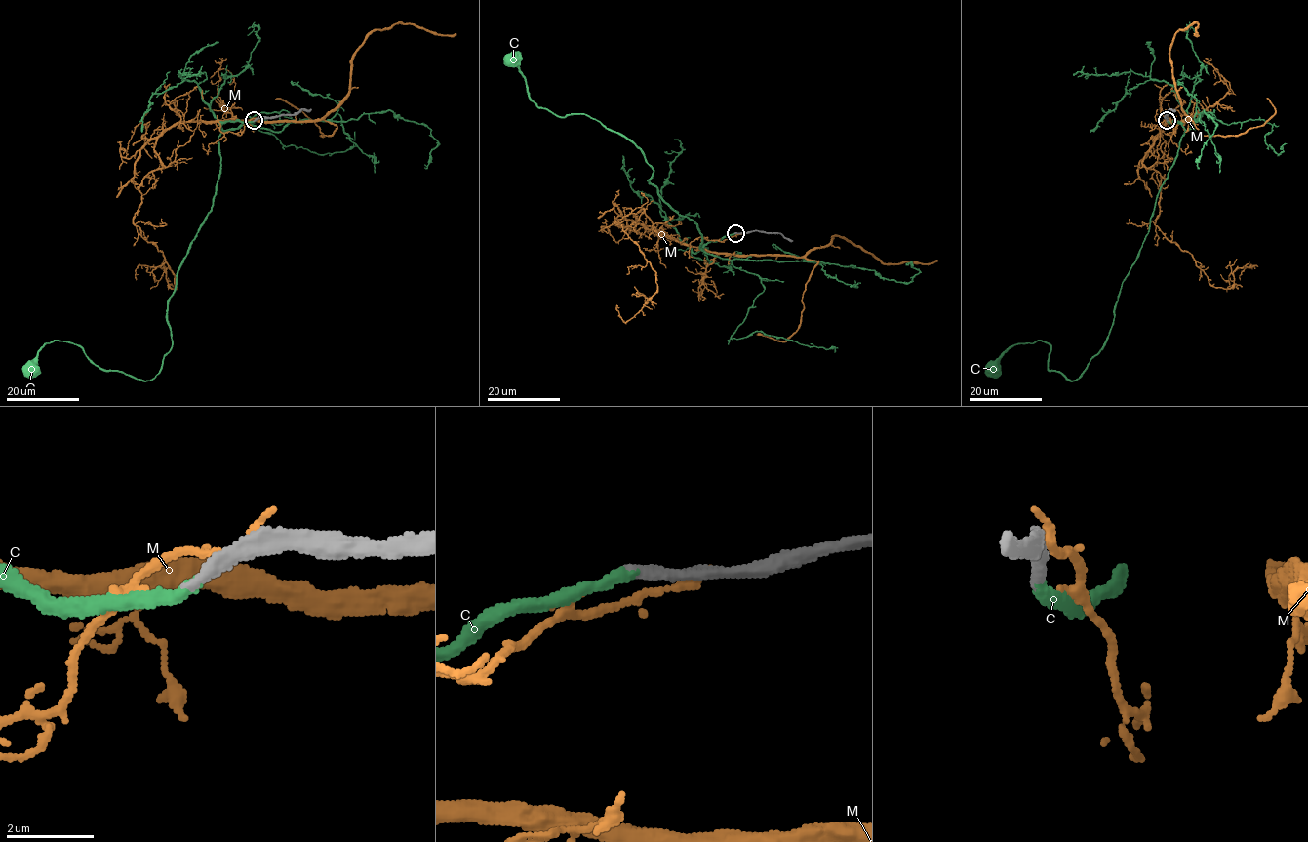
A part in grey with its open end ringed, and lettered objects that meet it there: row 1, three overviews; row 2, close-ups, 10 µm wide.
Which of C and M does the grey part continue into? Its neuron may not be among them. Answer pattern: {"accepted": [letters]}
{"accepted": ["C"]}

